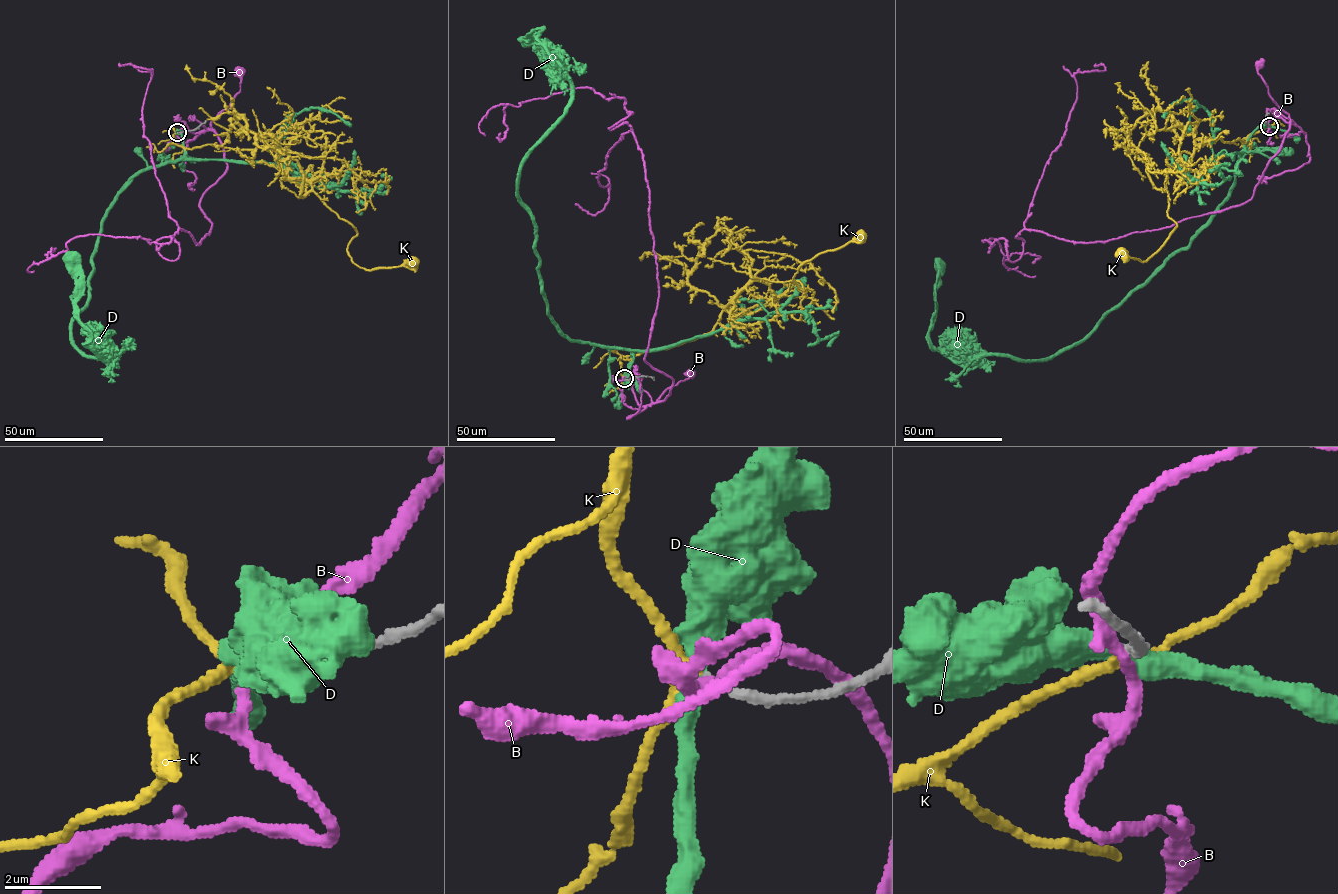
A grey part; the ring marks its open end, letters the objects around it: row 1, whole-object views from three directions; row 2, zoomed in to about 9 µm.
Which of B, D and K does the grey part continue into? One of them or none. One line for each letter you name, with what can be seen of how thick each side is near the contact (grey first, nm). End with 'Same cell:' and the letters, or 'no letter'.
K: calibres 190 and 190 nm
Same cell: K

